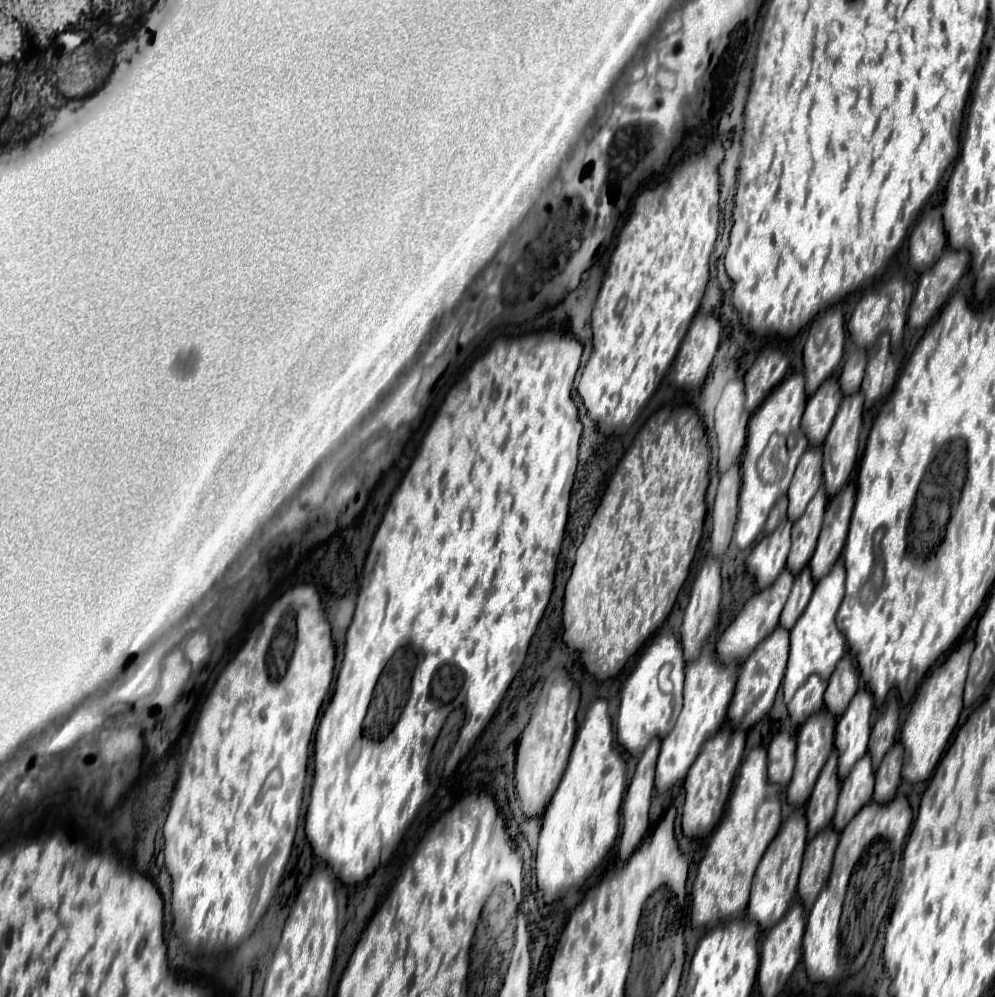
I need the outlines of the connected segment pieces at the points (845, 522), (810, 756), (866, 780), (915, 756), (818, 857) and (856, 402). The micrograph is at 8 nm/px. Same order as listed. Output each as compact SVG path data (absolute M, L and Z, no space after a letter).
M853 480L851 484L847 484L847 488L843 488L843 492L839 492L839 496L835 496L835 500L827 502L825 520L823 520L823 528L817 540L817 548L809 562L813 580L823 578L829 572L829 568L835 564L837 556L841 554L845 546L847 530L849 530L853 502L855 502Z
M819 710L815 714L811 714L801 726L799 726L799 732L797 732L797 752L795 752L795 772L793 772L793 778L791 778L791 786L789 786L789 802L791 806L799 808L799 806L805 806L809 794L811 794L811 788L831 752L831 746L833 746L833 734L835 734L835 714L831 714L829 710Z
M865 752L851 772L843 778L841 790L839 790L839 808L835 810L835 828L841 832L847 822L857 814L857 810L867 804L873 796L873 768L871 768L871 758Z
M961 640L957 648L953 648L939 666L927 672L923 684L919 684L917 688L917 694L911 702L908 717L901 731L901 743L905 749L903 780L911 784L925 782L933 774L957 726L957 720L963 708L963 686L965 686L973 646L975 646L973 640Z
M827 826L823 832L819 832L819 836L815 836L815 840L807 842L807 848L803 854L803 868L799 876L799 888L797 888L797 894L805 910L813 906L819 890L825 886L829 878L837 840L839 840L839 834L835 832L835 828Z
M855 392L855 396L845 396L841 406L839 406L839 412L833 420L833 426L825 438L825 444L823 444L823 482L825 482L825 490L827 490L827 496L835 496L849 480L851 472L853 472L853 466L855 466L855 460L857 460L857 444L859 444L859 432L861 432L861 424L863 424L863 394L861 392Z

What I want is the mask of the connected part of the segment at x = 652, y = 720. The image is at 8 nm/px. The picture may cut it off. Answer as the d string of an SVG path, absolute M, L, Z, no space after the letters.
M659 630L641 650L637 664L631 668L627 680L619 690L619 716L617 716L617 742L631 754L639 756L653 736L665 736L673 728L673 704L677 696L677 714L683 702L683 650L673 630Z

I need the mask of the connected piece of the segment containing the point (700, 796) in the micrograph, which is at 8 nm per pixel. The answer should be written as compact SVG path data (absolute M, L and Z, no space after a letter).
M727 724L703 744L695 764L689 768L685 778L683 832L689 838L705 838L719 822L727 796L731 792L731 784L733 784L731 780L735 778L735 772L741 764L743 750L745 750L745 732L731 732Z

